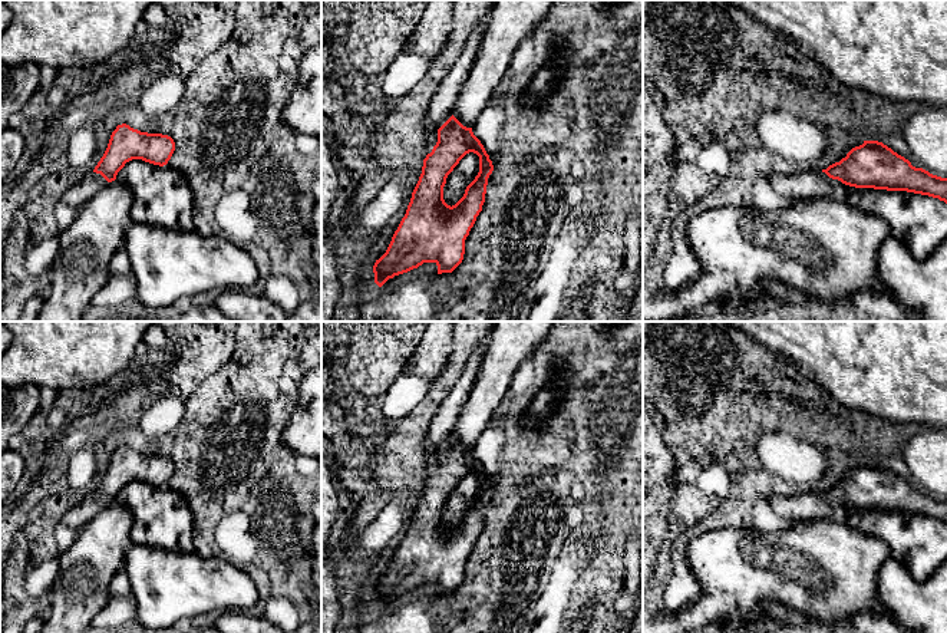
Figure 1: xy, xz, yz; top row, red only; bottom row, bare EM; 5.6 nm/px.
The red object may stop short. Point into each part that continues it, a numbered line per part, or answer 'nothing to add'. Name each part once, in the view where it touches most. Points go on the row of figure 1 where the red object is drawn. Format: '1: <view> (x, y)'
1: xz (441, 108)

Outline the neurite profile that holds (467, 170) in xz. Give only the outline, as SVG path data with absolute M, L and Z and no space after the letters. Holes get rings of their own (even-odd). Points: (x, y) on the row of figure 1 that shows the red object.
M474 152L466 154L453 171L448 175L443 187L443 200L448 205L455 205L465 194L466 187L479 172L479 156Z

